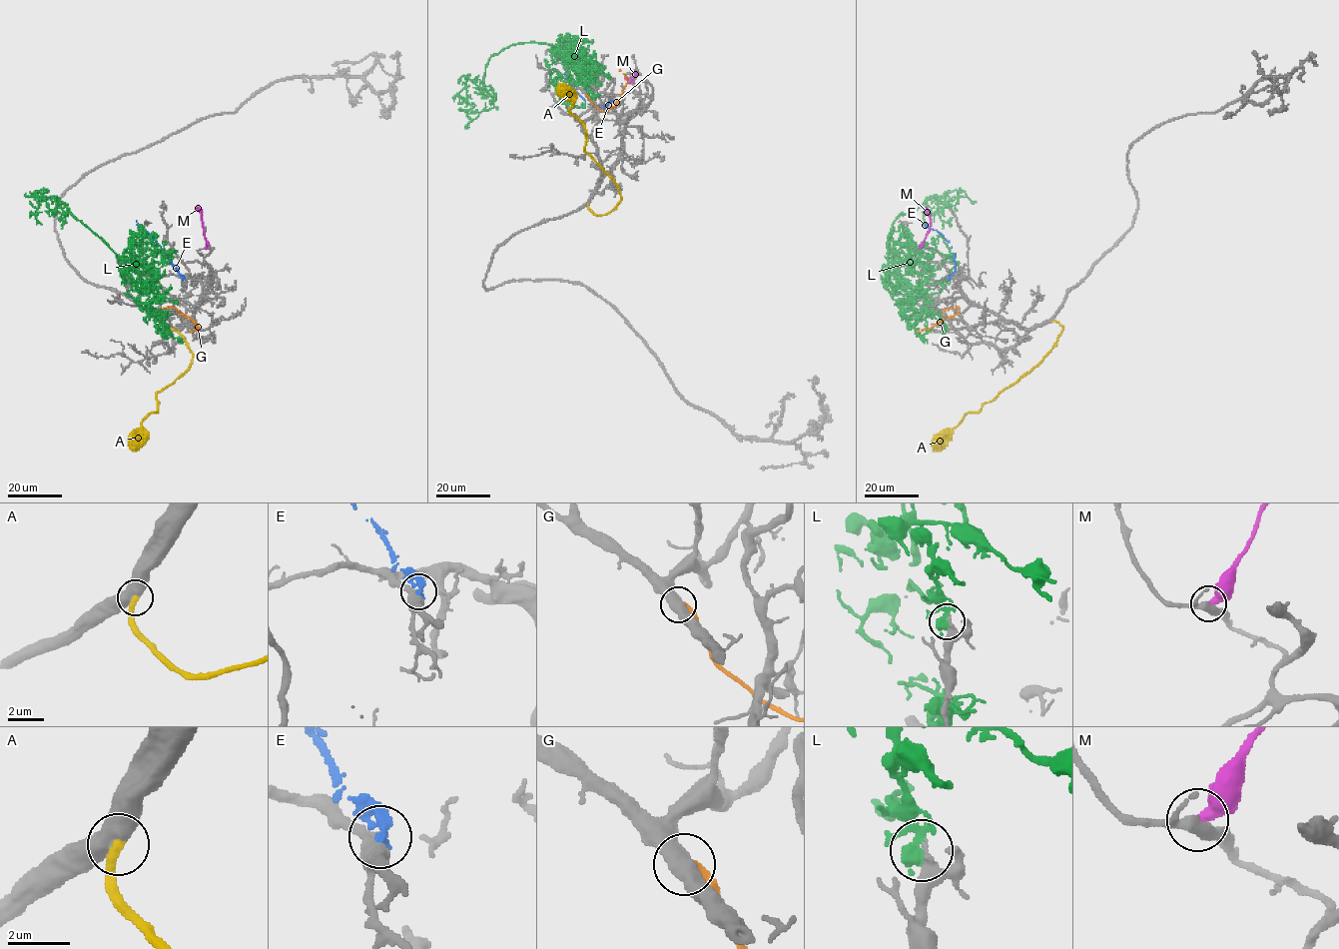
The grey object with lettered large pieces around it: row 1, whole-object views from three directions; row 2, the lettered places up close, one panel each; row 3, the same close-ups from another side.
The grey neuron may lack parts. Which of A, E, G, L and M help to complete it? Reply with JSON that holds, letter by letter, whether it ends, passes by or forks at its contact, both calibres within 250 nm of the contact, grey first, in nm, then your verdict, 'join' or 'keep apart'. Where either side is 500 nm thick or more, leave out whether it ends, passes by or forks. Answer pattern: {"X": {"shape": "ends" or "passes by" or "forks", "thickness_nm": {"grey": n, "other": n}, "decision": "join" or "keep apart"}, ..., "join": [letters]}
{"A": {"thickness_nm": {"grey": 550, "other": 360}, "decision": "join"}, "E": {"shape": "ends", "thickness_nm": {"grey": 400, "other": 400}, "decision": "keep apart"}, "G": {"thickness_nm": {"grey": 550, "other": 480}, "decision": "keep apart"}, "L": {"shape": "passes by", "thickness_nm": {"grey": 300, "other": 380}, "decision": "keep apart"}, "M": {"shape": "ends", "thickness_nm": {"grey": 440, "other": 440}, "decision": "keep apart"}, "join": ["A"]}

